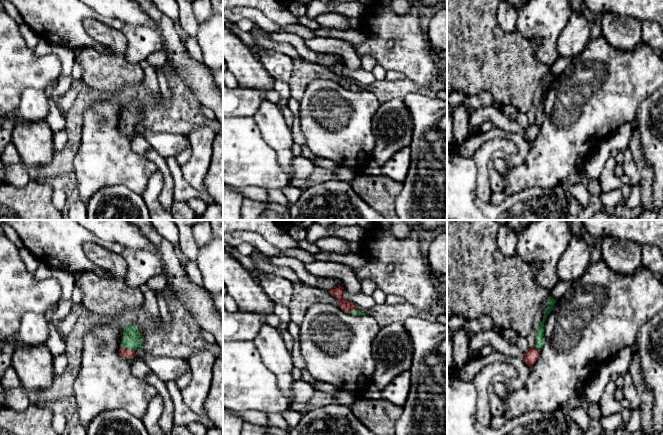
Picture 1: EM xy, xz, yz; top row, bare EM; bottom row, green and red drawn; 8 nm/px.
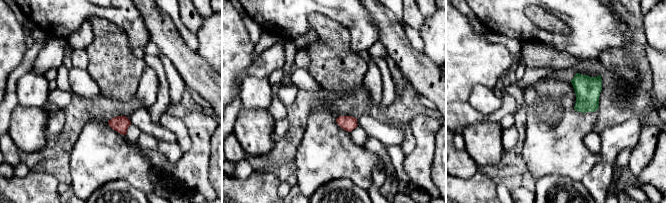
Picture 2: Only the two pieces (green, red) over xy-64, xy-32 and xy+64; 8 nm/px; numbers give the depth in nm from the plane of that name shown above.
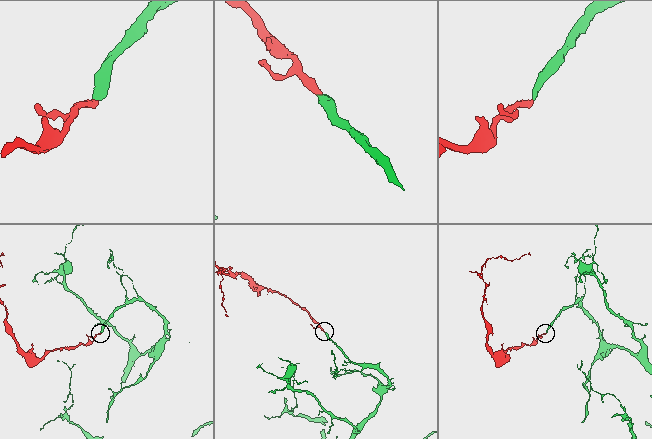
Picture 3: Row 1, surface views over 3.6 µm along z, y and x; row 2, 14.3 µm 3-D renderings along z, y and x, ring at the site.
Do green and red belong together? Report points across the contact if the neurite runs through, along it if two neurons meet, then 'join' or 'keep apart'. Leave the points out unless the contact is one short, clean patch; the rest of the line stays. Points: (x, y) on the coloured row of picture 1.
runs through xy (132, 340), (128, 349), (128, 354); join

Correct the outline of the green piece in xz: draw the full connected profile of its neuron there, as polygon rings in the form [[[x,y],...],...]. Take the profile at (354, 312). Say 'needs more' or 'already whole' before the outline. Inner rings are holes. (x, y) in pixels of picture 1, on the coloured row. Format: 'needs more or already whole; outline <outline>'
needs more; outline [[[338,286],[335,289],[331,289],[328,292],[339,301],[338,306],[345,312],[348,312],[352,315],[366,315],[364,311],[359,310],[354,303],[348,301],[342,297],[343,290],[345,288],[342,286]]]

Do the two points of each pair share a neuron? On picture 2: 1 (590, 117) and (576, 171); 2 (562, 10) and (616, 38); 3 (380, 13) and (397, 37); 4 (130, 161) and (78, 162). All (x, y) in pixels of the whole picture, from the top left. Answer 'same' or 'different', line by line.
1: same
2: same
3: same
4: same

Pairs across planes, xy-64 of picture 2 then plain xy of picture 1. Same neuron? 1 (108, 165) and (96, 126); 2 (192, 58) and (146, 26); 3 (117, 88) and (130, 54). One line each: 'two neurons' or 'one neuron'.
1: one neuron
2: two neurons
3: two neurons

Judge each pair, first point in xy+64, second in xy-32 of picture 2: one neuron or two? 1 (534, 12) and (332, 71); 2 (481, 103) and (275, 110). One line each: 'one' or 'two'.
1: one
2: two

